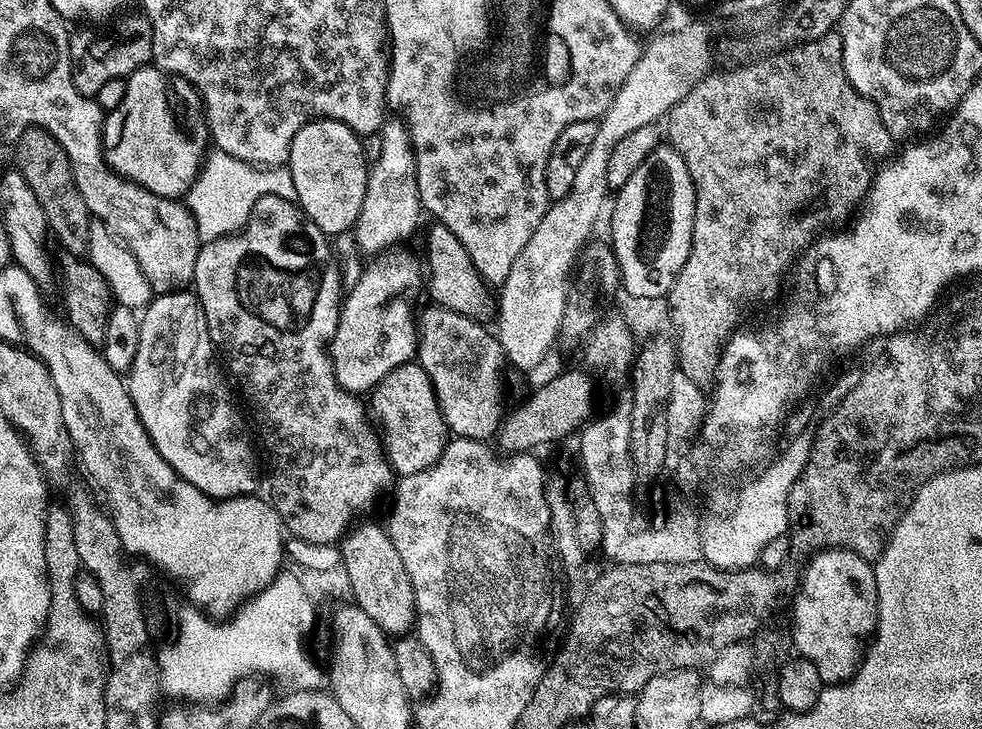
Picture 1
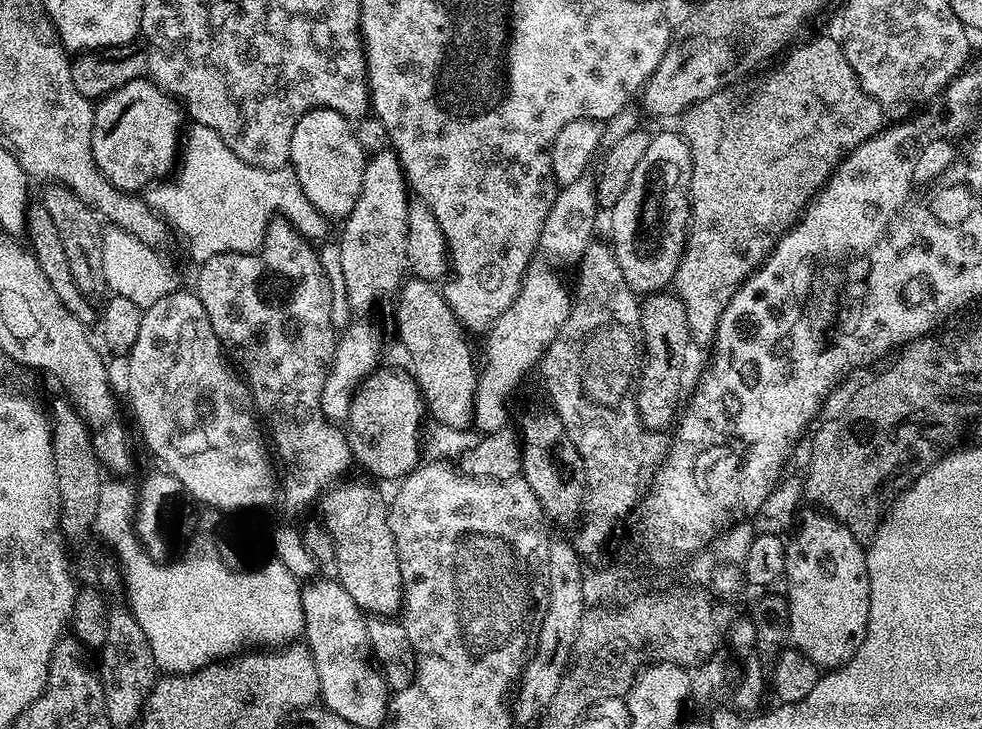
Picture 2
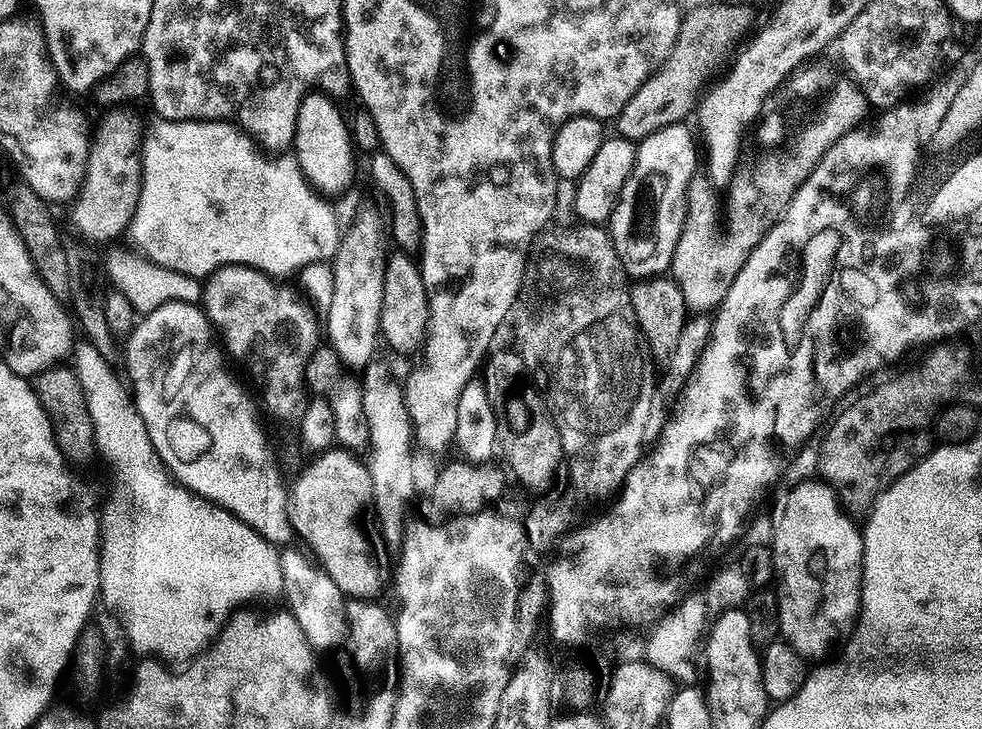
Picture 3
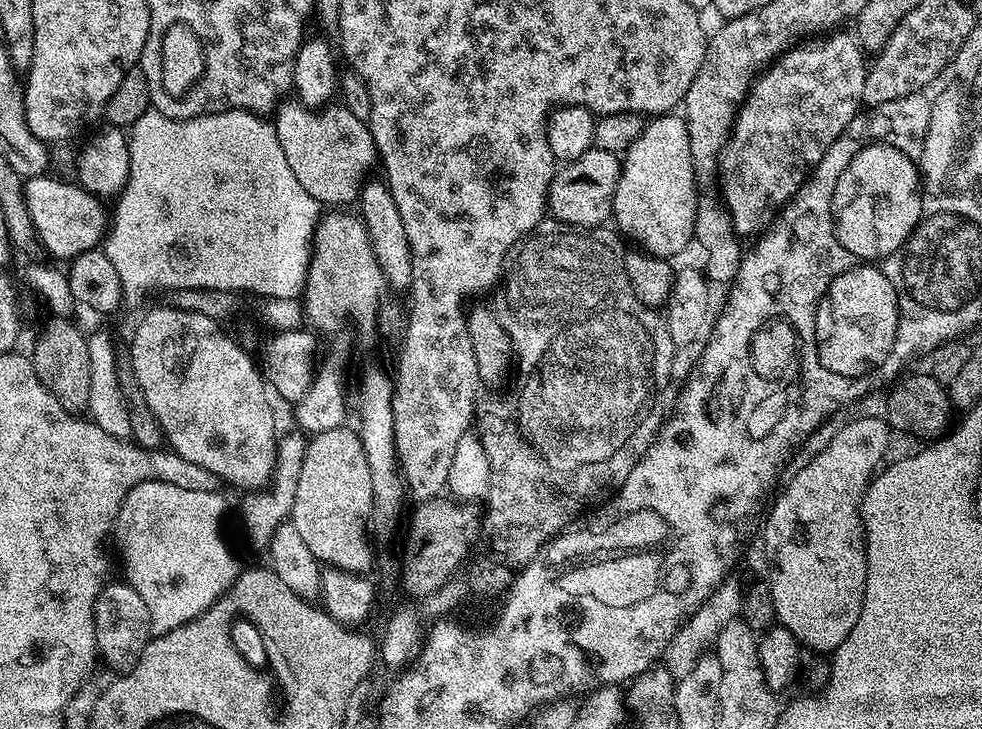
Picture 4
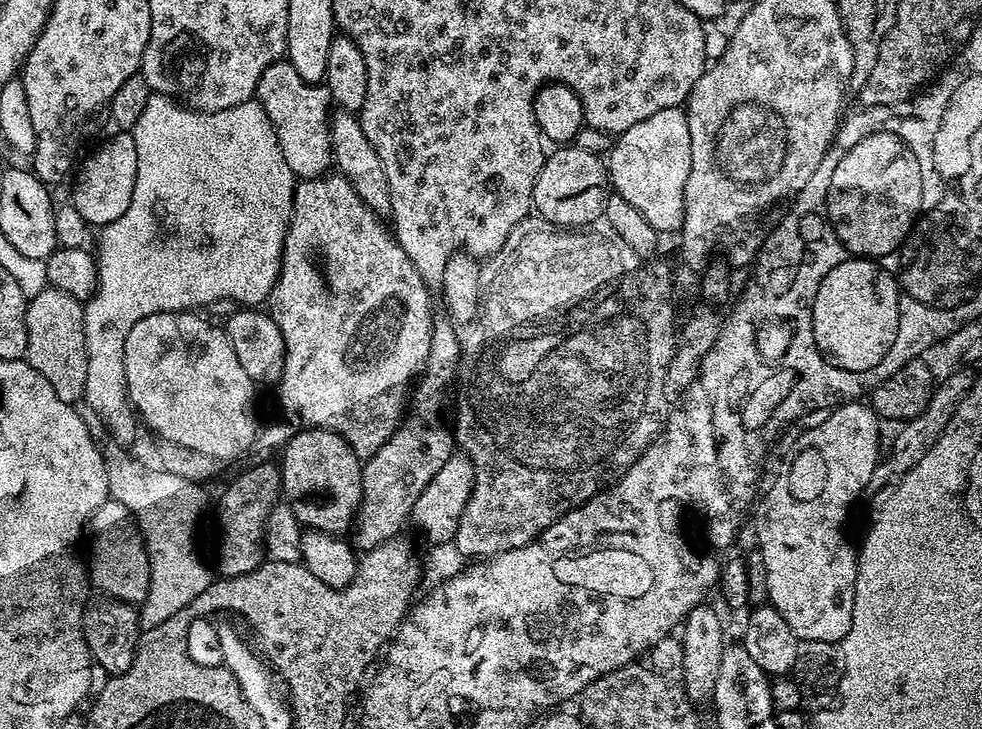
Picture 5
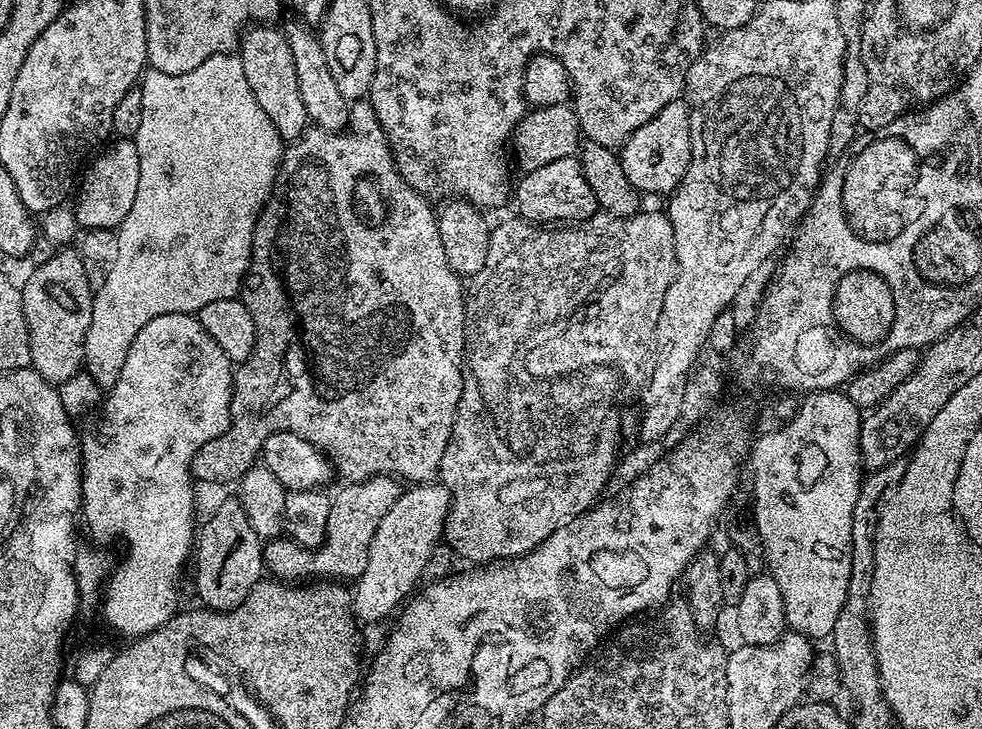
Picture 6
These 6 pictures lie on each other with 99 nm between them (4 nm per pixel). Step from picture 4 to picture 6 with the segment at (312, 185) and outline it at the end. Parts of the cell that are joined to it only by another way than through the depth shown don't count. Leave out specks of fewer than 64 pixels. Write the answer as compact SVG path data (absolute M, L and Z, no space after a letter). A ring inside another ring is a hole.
M252 26L240 37L238 55L242 62L242 70L246 74L246 82L250 82L250 90L254 98L258 98L258 106L266 110L266 118L274 122L281 141L291 142L303 136L310 121L302 106L302 98L298 94L298 74L294 74L294 54L290 54L290 46L286 42L283 31L276 26Z

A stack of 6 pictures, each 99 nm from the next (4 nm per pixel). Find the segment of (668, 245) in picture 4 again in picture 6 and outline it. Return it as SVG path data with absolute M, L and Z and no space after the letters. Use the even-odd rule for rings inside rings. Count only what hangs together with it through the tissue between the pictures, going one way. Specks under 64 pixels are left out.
M683 99L670 102L670 106L662 106L646 126L638 126L634 134L622 145L618 152L622 170L626 172L626 178L636 187L636 191L641 194L647 192L665 192L671 194L676 191L676 185L686 174L688 163L692 161L692 139L690 138L690 114L688 105Z

